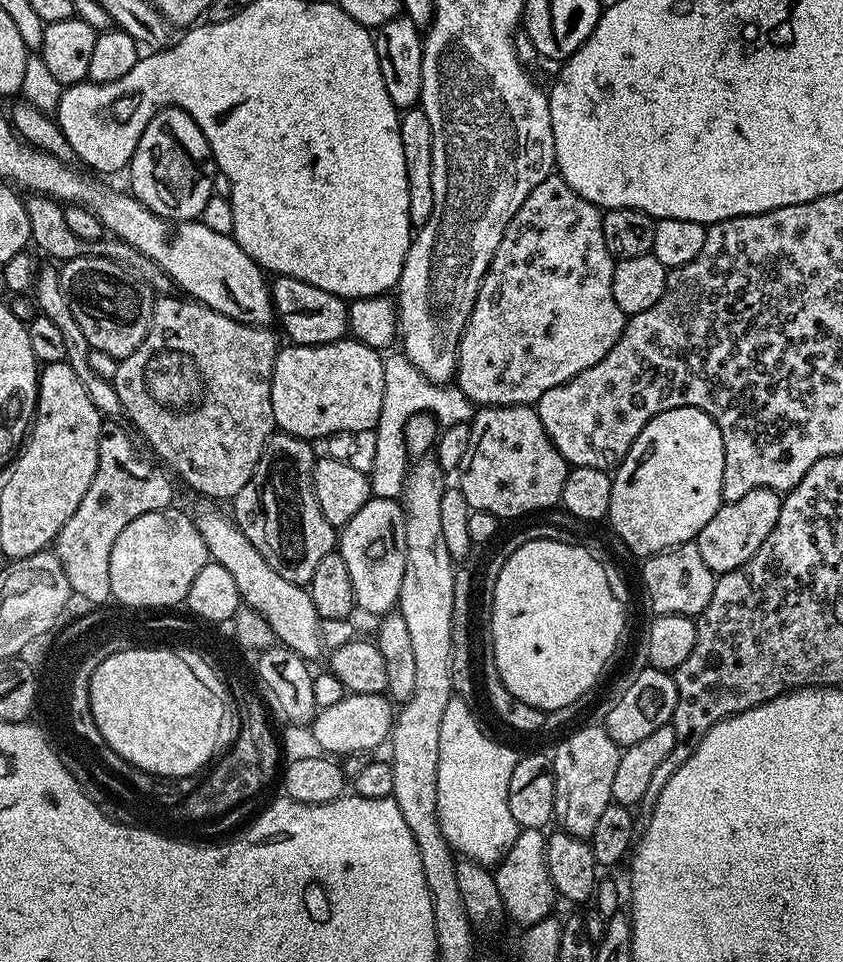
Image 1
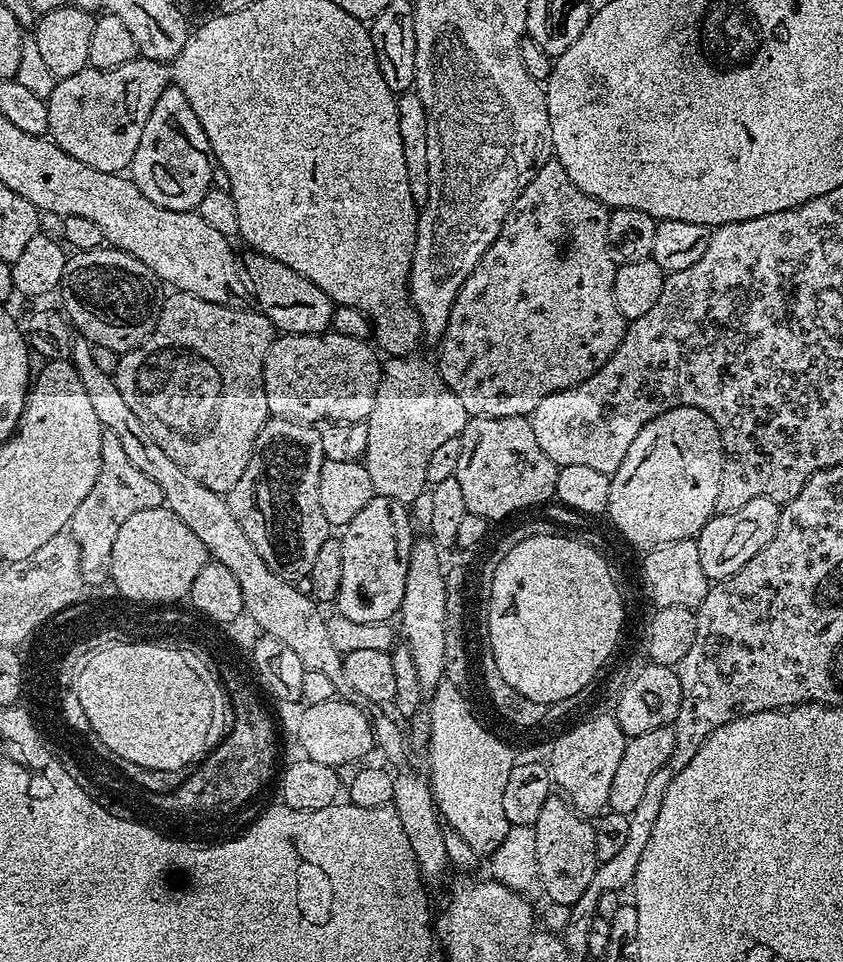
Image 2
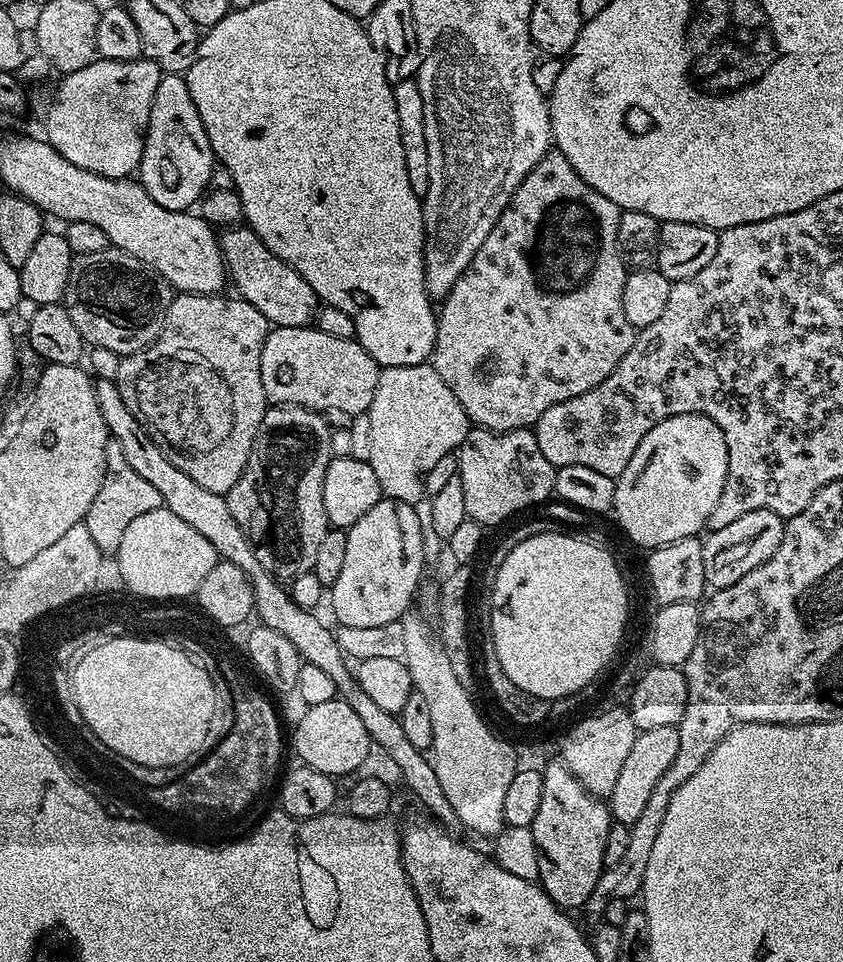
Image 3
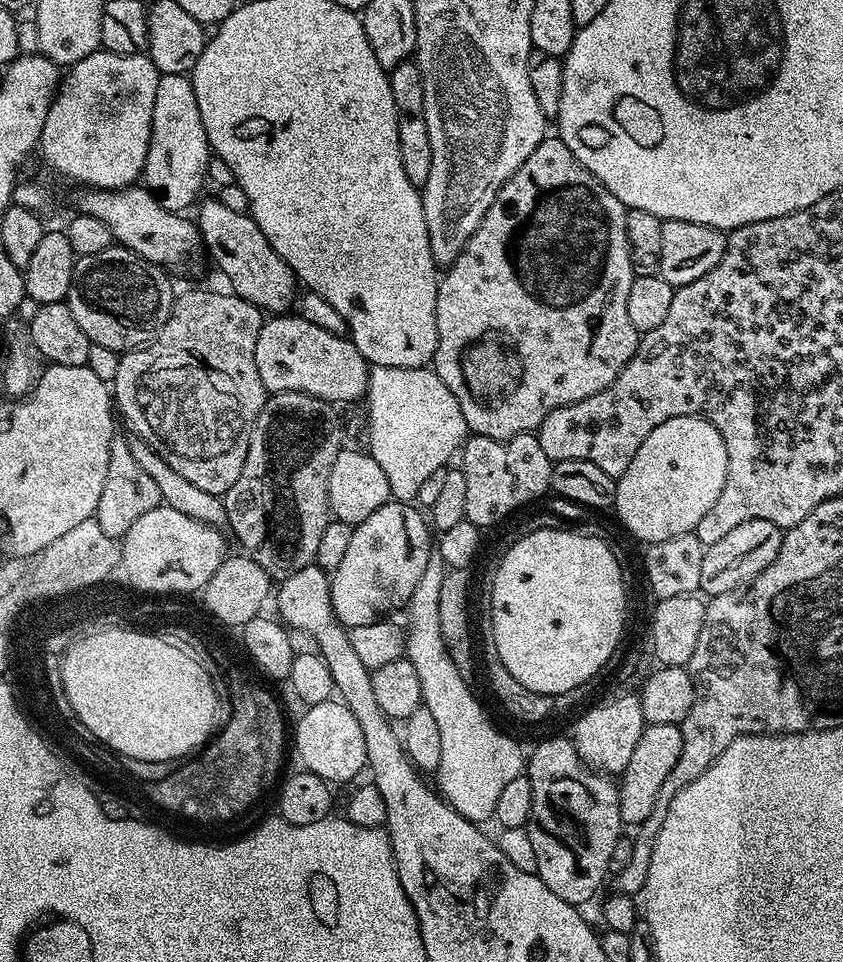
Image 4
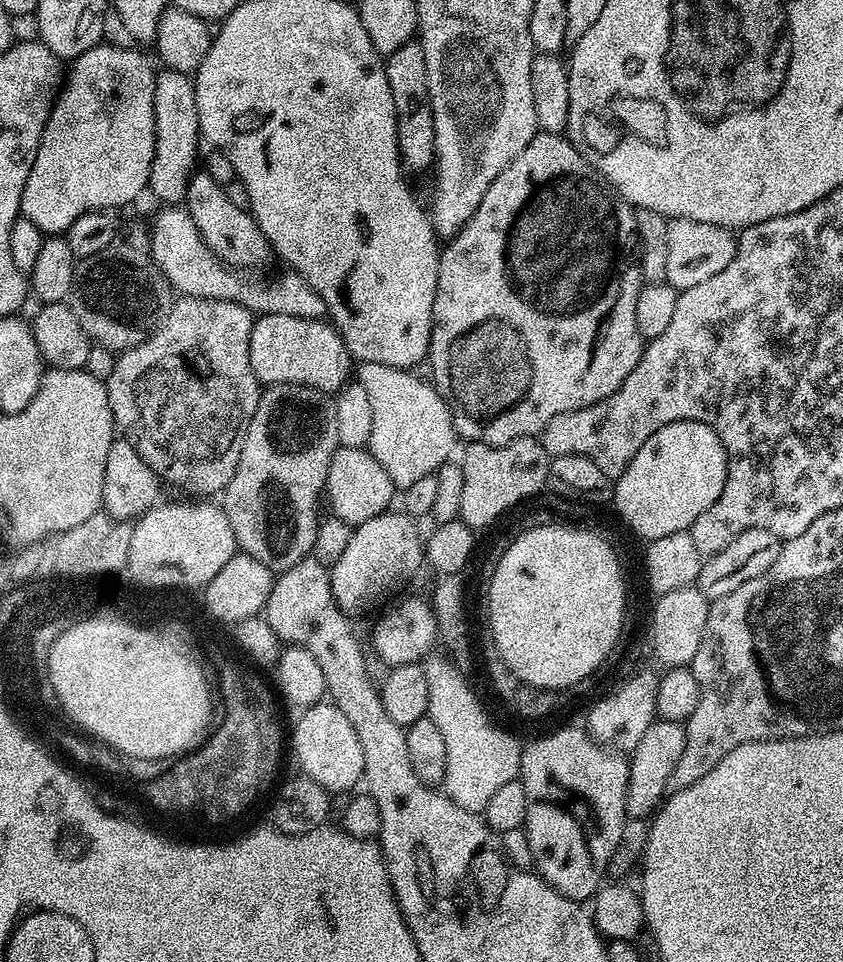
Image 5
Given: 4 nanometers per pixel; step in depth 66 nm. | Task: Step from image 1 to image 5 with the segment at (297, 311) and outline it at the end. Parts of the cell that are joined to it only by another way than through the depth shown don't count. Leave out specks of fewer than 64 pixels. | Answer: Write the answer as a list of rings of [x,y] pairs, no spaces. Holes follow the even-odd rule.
[[[205,170],[193,172],[188,189],[184,195],[186,210],[194,222],[194,226],[200,231],[201,238],[206,246],[223,264],[237,270],[260,270],[271,260],[274,260],[272,245],[262,234],[256,219],[249,210],[238,210],[230,198],[226,198],[224,185],[219,184]]]

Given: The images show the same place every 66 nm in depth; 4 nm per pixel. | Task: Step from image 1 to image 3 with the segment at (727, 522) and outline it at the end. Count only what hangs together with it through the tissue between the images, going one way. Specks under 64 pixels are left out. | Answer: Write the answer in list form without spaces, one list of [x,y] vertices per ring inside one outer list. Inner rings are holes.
[[[750,510],[742,518],[734,518],[730,526],[722,530],[711,530],[703,537],[702,566],[706,570],[706,585],[709,589],[729,588],[738,582],[754,566],[762,566],[778,550],[784,533],[785,517],[774,514],[774,510]]]

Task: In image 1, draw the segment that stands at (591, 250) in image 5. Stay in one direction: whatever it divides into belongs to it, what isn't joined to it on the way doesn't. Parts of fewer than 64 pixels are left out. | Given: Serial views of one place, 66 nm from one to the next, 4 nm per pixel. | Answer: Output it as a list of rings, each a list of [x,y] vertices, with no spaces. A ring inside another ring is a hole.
[[[558,174],[547,176],[542,182],[538,182],[538,186],[534,186],[534,190],[530,190],[526,202],[522,202],[522,206],[518,206],[518,214],[514,214],[514,218],[510,218],[510,222],[506,226],[506,234],[502,234],[502,242],[498,242],[496,253],[492,259],[493,265],[501,264],[500,276],[489,275],[480,283],[472,313],[467,326],[464,327],[464,333],[456,351],[454,384],[455,387],[460,388],[466,398],[472,400],[474,405],[486,408],[501,408],[511,404],[535,405],[536,401],[542,398],[542,394],[546,394],[546,390],[554,390],[554,386],[562,386],[566,382],[570,382],[570,378],[582,374],[582,370],[590,370],[590,366],[602,362],[602,358],[606,358],[606,354],[610,354],[614,342],[618,342],[618,338],[622,334],[626,317],[622,310],[618,310],[618,302],[614,302],[614,290],[612,289],[614,258],[606,250],[606,238],[602,238],[603,217],[604,212],[601,209],[597,208],[595,204],[591,204],[586,198],[579,196]]]

